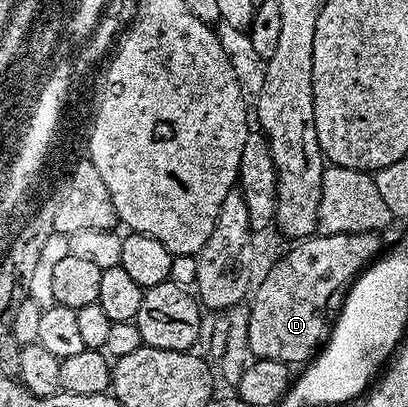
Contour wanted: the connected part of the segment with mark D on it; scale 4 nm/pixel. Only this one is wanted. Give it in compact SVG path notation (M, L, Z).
M370 232L316 233L293 242L251 296L247 350L256 359L307 364L325 342L334 308L357 274L377 258L380 238Z

